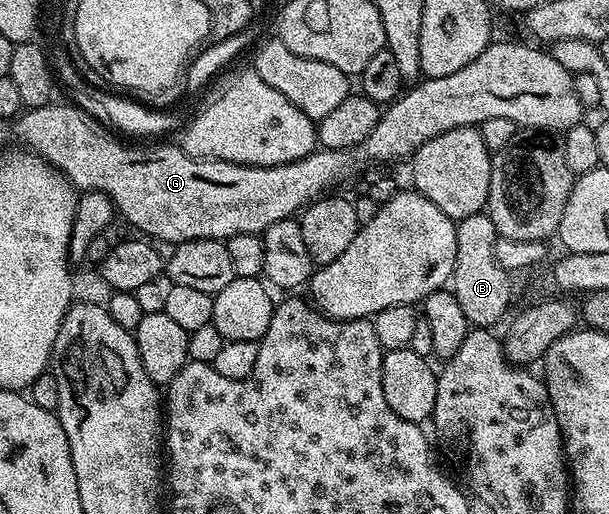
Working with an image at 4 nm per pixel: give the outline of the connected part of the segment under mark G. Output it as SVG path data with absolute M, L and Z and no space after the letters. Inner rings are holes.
M493 40L488 46L484 48L484 53L478 55L476 61L466 63L466 67L462 67L462 71L454 71L454 75L446 75L445 77L430 77L421 79L411 87L405 88L400 96L395 101L391 102L381 112L378 123L374 127L374 131L370 131L370 135L366 135L366 139L362 139L362 143L358 143L352 149L322 149L317 148L310 155L306 155L302 159L298 159L294 163L286 163L285 165L275 165L274 167L258 167L257 165L239 165L238 163L230 163L229 161L213 161L203 157L191 157L184 152L183 148L172 145L156 145L153 149L131 149L128 145L123 145L120 141L115 141L111 137L113 134L109 132L103 124L92 126L88 122L88 117L80 109L75 109L72 105L56 105L57 103L49 103L42 106L41 109L28 109L19 114L16 125L16 137L21 141L21 146L27 147L36 156L41 157L43 161L47 161L53 169L59 169L60 174L67 181L71 181L76 186L77 190L83 191L85 189L93 189L99 193L105 193L111 199L113 205L116 206L116 212L121 218L125 217L130 224L136 229L141 229L143 236L148 239L155 239L160 241L172 241L171 243L179 243L182 241L193 241L194 239L214 239L215 241L227 242L229 237L234 235L246 235L247 233L254 233L257 235L263 234L264 230L269 229L274 223L279 221L287 221L295 218L305 207L312 204L313 201L325 196L336 185L336 180L339 177L347 175L351 169L360 169L363 165L384 165L387 161L400 161L411 158L418 147L422 147L422 143L426 143L430 139L434 139L434 135L442 135L442 131L454 131L454 127L466 127L467 125L475 125L479 127L486 119L510 119L518 127L526 128L528 131L548 131L544 129L557 129L563 131L581 124L582 117L580 112L585 112L586 107L578 99L578 93L574 91L574 74L566 67L562 67L562 63L558 63L558 59L554 59L551 52L542 50L535 44L527 43L528 45L519 45L516 41L499 41Z

